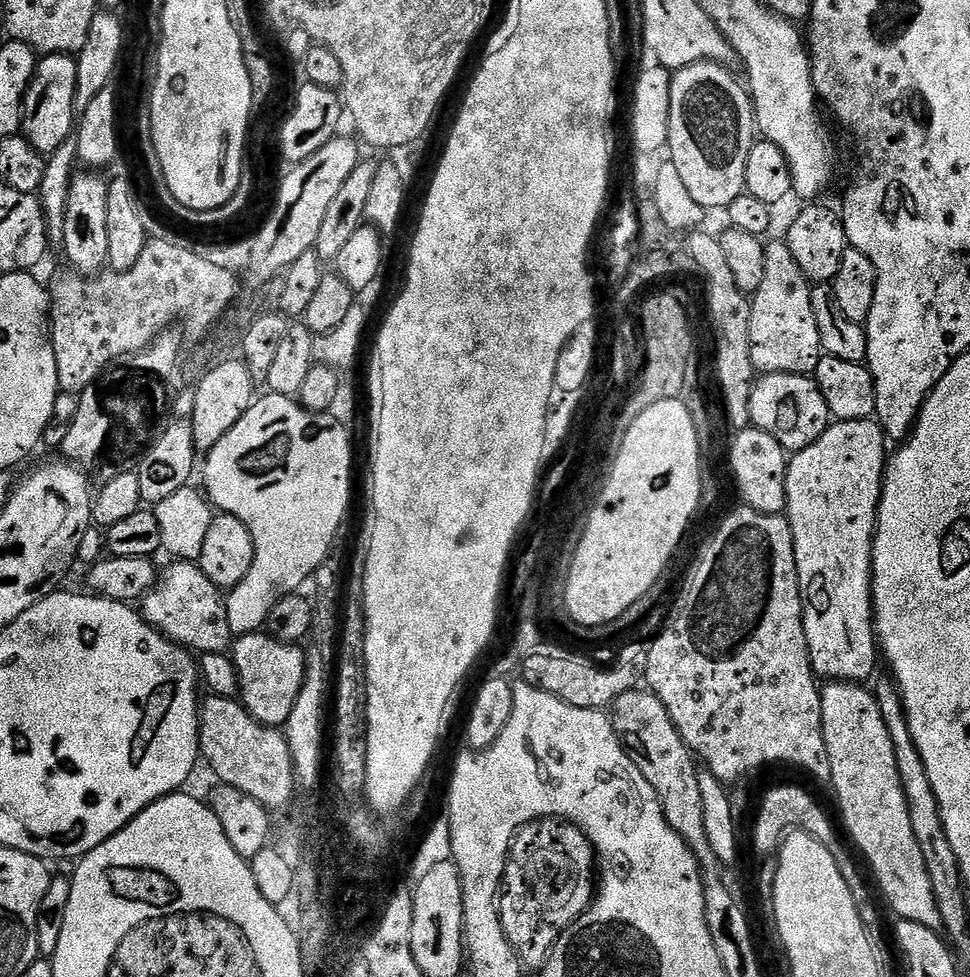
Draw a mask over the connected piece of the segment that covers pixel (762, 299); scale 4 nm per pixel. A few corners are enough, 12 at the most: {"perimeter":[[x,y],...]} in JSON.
{"perimeter":[[783,239],[751,293],[750,362],[812,376],[813,285]]}

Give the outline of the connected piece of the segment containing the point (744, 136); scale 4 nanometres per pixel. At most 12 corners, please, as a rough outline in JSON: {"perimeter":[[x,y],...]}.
{"perimeter":[[725,65],[672,72],[668,148],[705,210],[745,195],[758,139]]}

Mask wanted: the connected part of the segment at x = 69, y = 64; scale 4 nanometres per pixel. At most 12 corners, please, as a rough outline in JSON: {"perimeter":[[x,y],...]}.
{"perimeter":[[76,56],[39,57],[22,135],[41,154],[73,139]]}

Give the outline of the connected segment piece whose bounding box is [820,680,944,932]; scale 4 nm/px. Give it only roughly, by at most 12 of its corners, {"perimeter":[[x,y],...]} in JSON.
{"perimeter":[[820,689],[840,816],[900,920],[940,932],[875,691]]}

